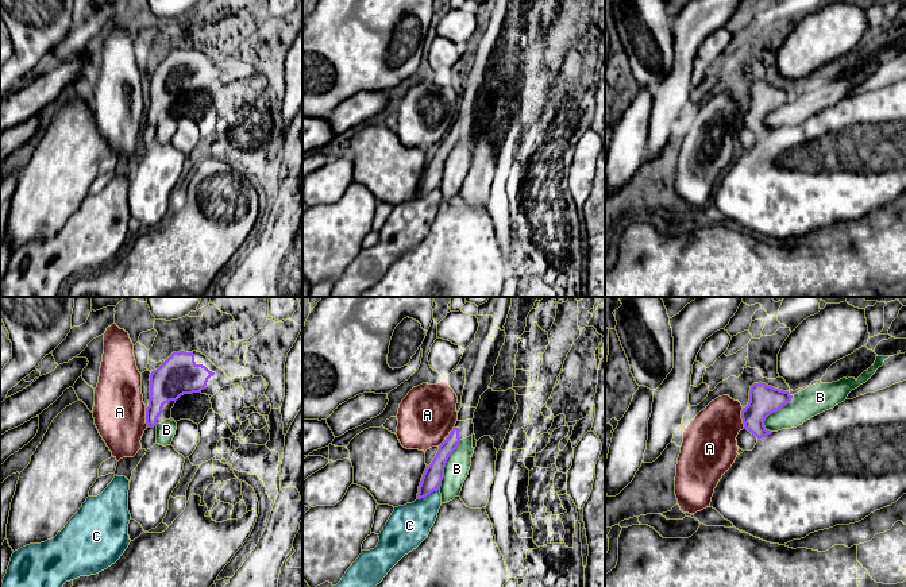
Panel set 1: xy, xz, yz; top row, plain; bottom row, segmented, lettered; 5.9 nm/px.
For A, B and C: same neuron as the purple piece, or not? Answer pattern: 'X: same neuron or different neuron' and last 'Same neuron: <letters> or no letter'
A: different neuron
B: different neuron
C: different neuron
Same neuron: no letter

